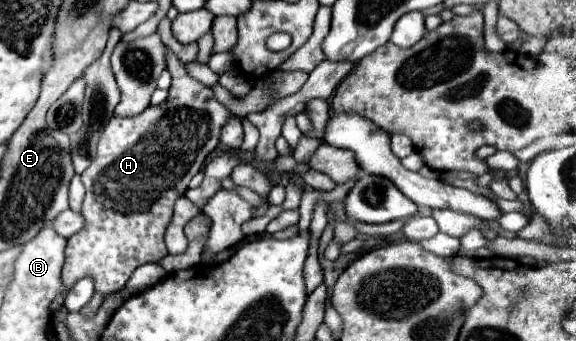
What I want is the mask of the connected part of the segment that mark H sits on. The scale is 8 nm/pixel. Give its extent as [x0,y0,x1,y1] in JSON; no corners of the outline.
[50,50,230,322]

